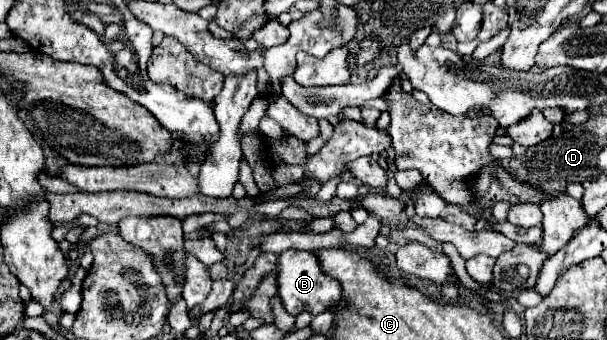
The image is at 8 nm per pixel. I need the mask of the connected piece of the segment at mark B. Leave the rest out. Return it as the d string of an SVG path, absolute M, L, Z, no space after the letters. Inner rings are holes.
M284 250L278 256L276 264L276 280L278 280L278 292L282 298L284 308L288 314L296 316L300 312L310 312L312 316L328 310L332 304L336 304L342 296L342 284L336 282L330 274L326 274L320 268L320 262L314 252L304 252L304 250Z

